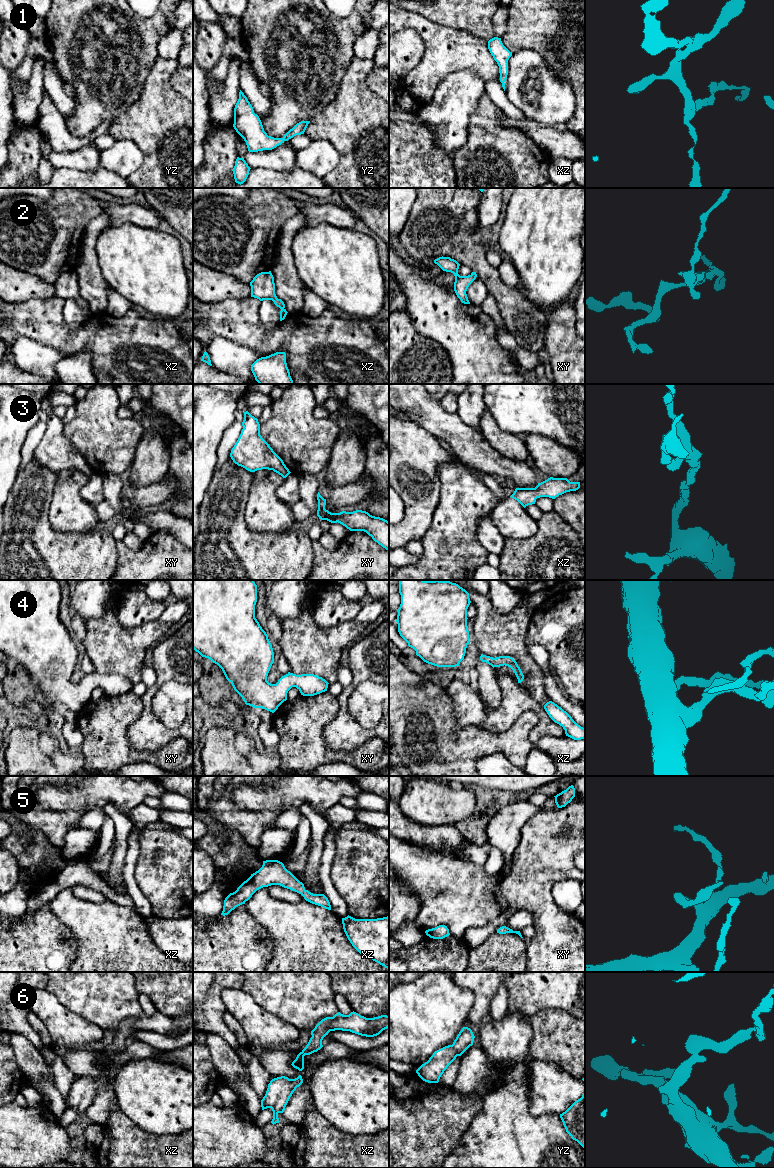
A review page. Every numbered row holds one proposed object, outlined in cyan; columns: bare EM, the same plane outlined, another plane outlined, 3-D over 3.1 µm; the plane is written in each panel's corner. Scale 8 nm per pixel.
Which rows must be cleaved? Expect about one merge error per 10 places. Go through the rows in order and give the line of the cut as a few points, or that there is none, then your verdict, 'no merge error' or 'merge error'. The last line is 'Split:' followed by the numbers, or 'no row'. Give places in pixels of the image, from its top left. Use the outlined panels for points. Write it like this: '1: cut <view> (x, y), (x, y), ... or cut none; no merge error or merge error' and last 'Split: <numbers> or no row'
1: cut none; no merge error
2: cut none; no merge error
3: cut none; no merge error
4: cut none; no merge error
5: cut none; no merge error
6: cut none; no merge error
Split: no row

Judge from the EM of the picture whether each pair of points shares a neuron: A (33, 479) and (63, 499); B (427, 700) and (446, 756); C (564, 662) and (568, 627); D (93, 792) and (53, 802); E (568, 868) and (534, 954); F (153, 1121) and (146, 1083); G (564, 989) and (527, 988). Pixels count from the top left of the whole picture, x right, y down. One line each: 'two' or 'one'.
A: two
B: one
C: one
D: one
E: one
F: one
G: one

